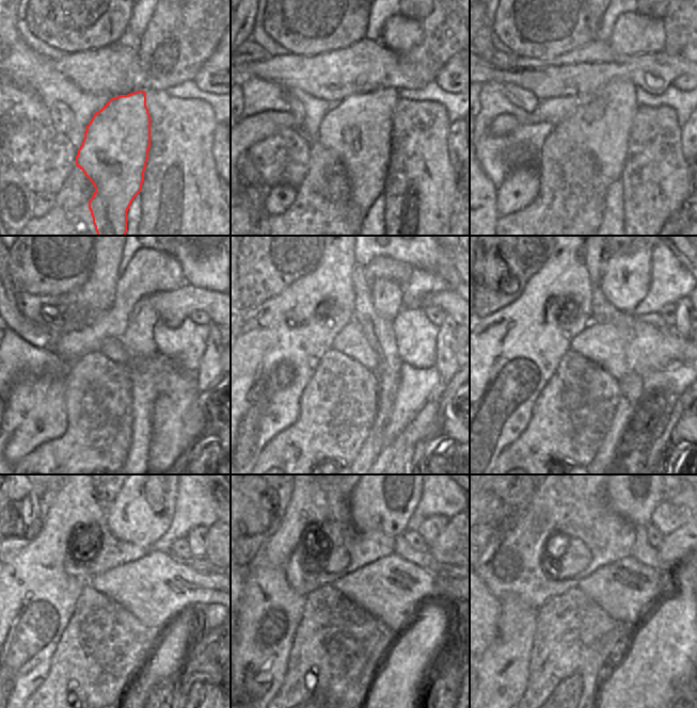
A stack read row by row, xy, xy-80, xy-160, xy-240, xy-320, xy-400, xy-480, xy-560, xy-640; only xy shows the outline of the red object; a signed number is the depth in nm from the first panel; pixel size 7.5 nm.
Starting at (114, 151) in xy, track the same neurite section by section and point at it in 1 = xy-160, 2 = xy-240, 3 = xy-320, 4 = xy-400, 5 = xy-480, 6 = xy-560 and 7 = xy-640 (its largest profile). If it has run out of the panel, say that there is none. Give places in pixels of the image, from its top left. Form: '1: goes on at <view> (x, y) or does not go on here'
1: goes on at xy-160 (604, 122)
2: goes on at xy-240 (138, 341)
3: goes on at xy-320 (387, 294)
4: goes on at xy-400 (626, 279)
5: goes on at xy-480 (142, 512)
6: goes on at xy-560 (385, 498)
7: goes on at xy-640 (634, 496)

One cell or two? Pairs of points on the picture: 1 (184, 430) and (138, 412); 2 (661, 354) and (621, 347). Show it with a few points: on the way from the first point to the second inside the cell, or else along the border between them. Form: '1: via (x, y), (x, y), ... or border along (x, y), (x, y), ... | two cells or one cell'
1: border along (156, 392), (151, 414), (152, 432), (149, 443) | two cells
2: via (651, 349), (631, 349) | one cell

